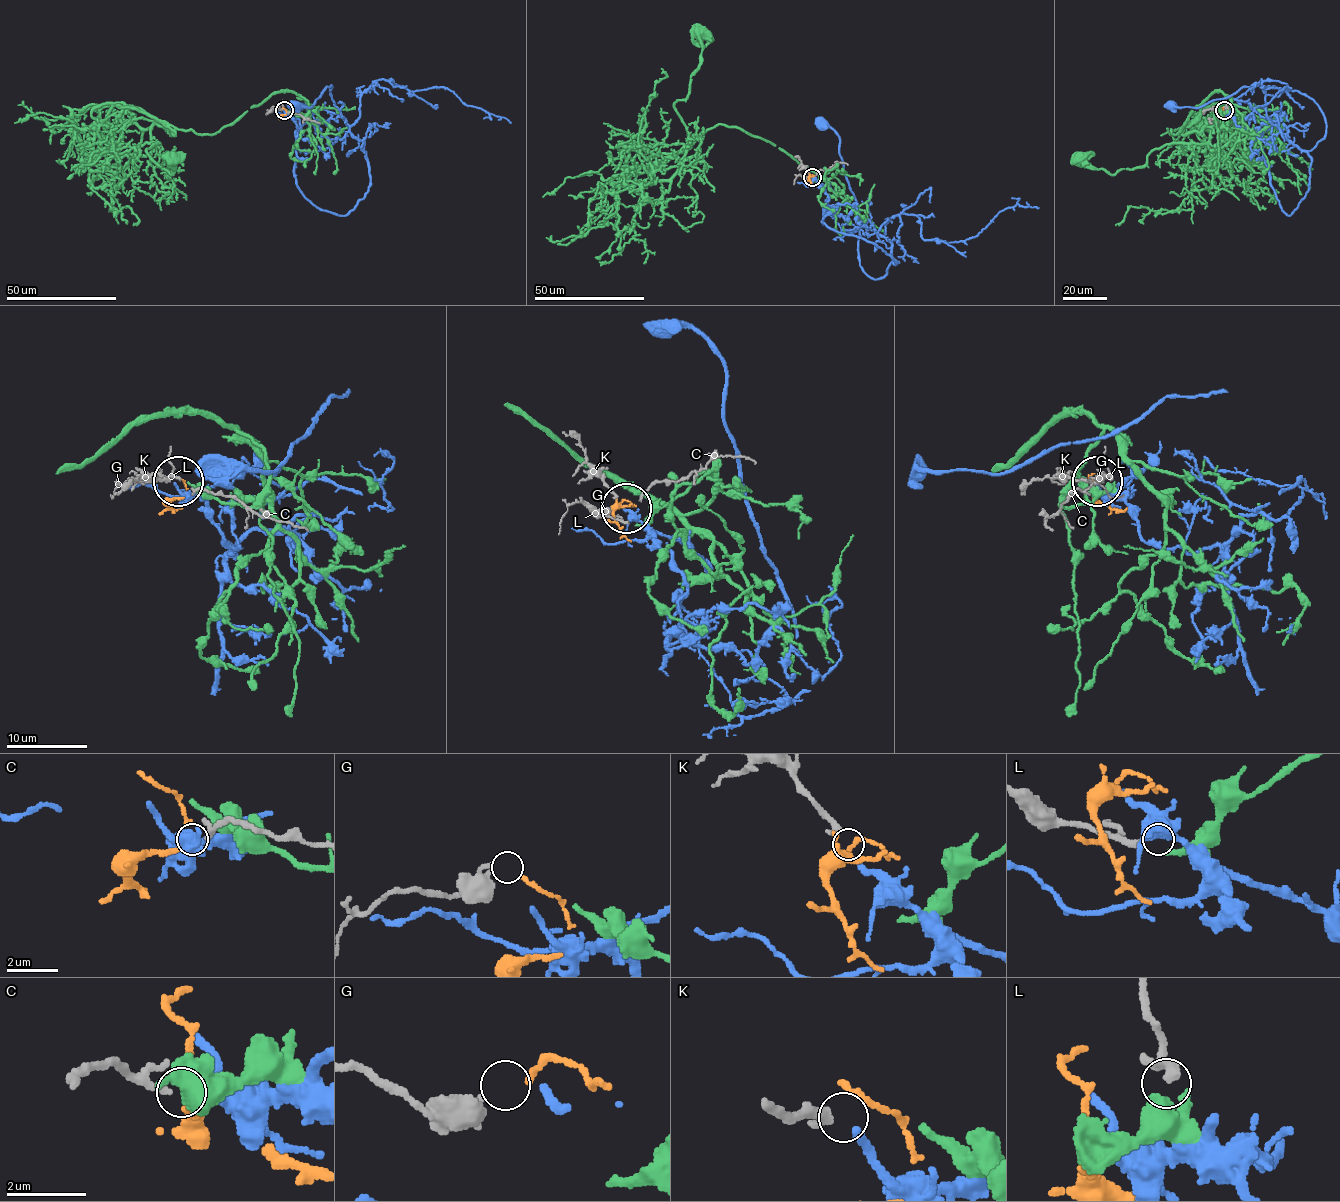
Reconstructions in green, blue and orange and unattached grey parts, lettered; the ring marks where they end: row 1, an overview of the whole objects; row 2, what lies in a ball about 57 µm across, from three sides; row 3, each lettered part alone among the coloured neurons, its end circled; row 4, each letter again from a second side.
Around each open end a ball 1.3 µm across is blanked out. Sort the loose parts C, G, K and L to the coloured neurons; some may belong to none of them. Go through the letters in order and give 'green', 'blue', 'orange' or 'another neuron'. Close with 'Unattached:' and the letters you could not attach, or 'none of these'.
C: orange
G: another neuron
K: blue
L: green
Unattached: G

